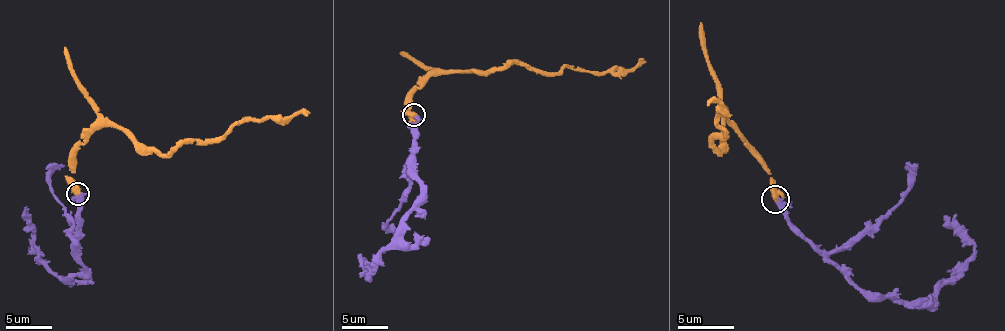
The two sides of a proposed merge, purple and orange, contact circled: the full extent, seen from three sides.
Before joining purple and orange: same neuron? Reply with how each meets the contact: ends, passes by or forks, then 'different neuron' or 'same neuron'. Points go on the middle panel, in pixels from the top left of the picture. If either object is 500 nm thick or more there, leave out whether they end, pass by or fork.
same neuron

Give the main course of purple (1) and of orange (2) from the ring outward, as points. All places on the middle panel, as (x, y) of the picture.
1: (414, 115), (414, 178), (421, 187), (421, 203), (374, 261), (370, 280), (360, 254)
2: (414, 115), (407, 101), (439, 73), (516, 64), (558, 73), (569, 66), (600, 73), (630, 71), (646, 61)

